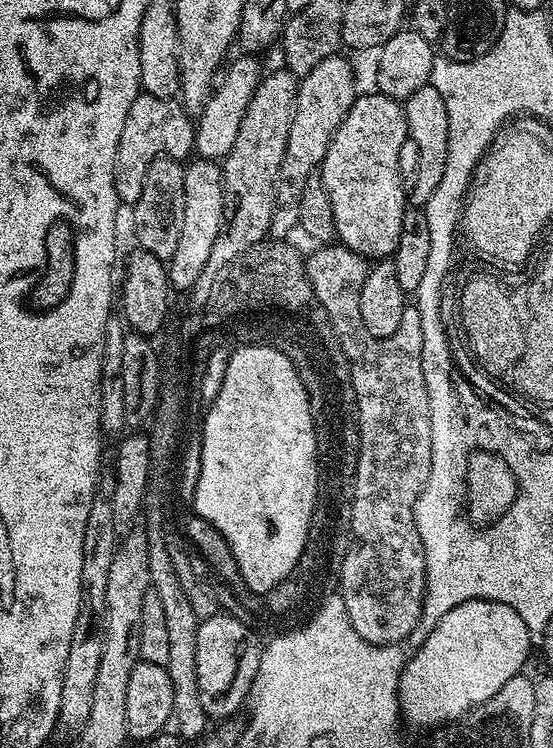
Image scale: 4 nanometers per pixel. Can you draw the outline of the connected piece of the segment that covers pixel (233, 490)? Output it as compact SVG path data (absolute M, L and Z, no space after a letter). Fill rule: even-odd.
M260 342L244 344L233 351L228 364L223 368L222 386L217 397L207 405L208 413L204 416L204 432L200 436L202 446L202 470L198 474L196 493L190 501L191 507L196 507L195 515L212 524L222 534L222 538L230 546L234 554L234 562L238 562L238 570L244 579L244 587L248 592L252 590L267 590L271 584L291 568L294 554L299 553L305 529L308 525L308 512L312 511L312 488L316 488L316 472L312 472L312 424L308 424L308 403L304 401L304 392L300 392L298 370L294 370L288 360L278 358L276 352L267 352L267 348Z

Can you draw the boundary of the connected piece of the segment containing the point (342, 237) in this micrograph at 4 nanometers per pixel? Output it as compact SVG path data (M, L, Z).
M379 91L357 95L346 118L332 136L326 158L318 169L325 189L329 192L336 235L339 243L348 251L357 252L365 258L388 258L395 253L398 234L402 234L402 214L406 207L406 183L400 177L400 151L408 143L408 123L401 101L381 96Z

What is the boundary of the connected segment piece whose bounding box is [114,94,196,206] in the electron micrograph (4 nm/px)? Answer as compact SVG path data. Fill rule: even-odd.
M147 94L137 96L134 106L130 106L130 114L126 114L126 126L122 126L122 138L118 142L114 178L117 201L121 205L136 205L138 198L142 198L142 185L146 182L146 170L150 162L159 156L187 161L193 155L195 146L196 126L193 117L179 99L167 100Z

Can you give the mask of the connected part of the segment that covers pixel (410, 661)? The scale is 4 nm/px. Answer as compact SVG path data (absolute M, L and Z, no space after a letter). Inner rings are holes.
M471 600L470 602L462 602L458 606L454 606L454 610L450 610L450 614L442 614L442 618L434 626L434 630L429 632L427 638L422 641L415 649L413 656L409 655L404 661L404 669L401 670L400 681L397 686L397 698L400 702L400 714L405 721L408 720L416 728L428 728L427 730L451 723L461 719L465 714L472 711L497 694L498 690L505 686L515 676L521 675L524 663L528 660L528 639L530 633L526 622L522 622L522 618L518 618L518 614L510 606L506 606L497 600Z

